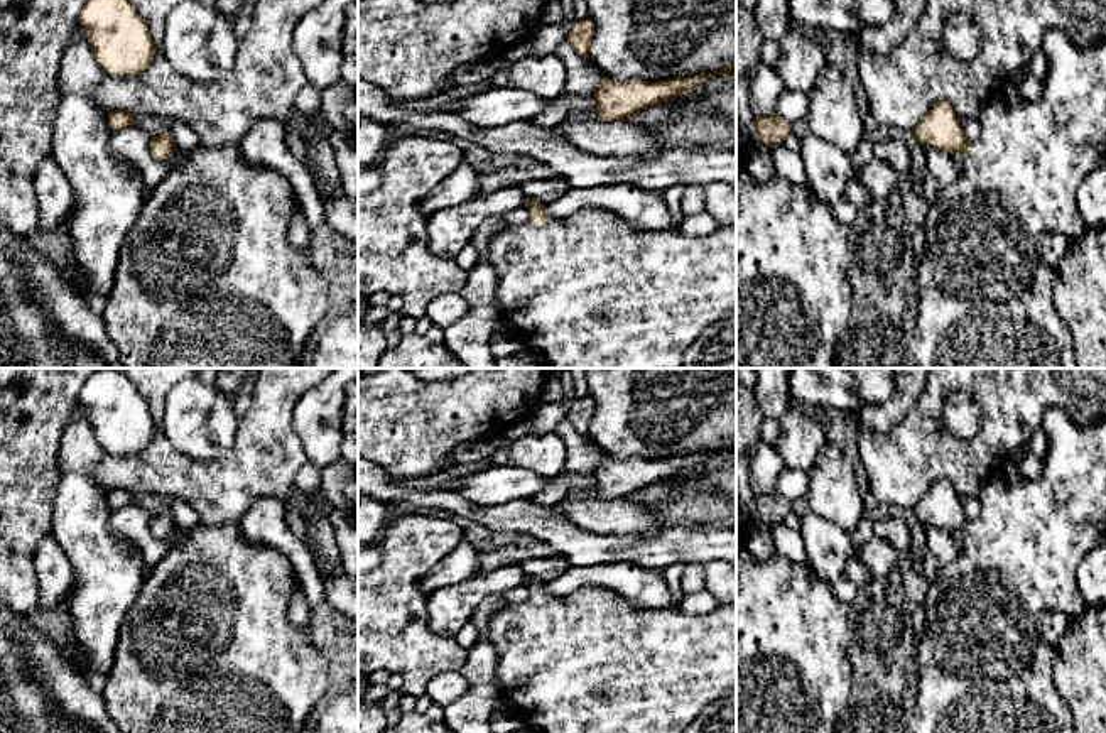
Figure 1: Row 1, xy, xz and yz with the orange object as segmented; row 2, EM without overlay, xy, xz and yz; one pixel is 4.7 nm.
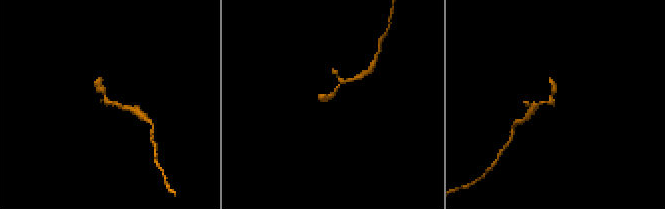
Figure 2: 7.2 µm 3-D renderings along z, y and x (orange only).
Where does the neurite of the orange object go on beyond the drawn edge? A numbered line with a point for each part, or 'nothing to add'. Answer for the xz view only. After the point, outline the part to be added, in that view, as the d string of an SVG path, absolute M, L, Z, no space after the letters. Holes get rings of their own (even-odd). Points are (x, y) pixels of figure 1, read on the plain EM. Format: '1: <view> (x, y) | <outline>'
1: xz (588, 662) | M588 586L562 598L547 595L542 603L527 600L508 605L491 616L486 637L496 652L496 682L503 699L522 713L527 730L535 733L684 733L709 703L736 689L736 601L718 605L706 615L689 615L679 606L638 608L611 589Z

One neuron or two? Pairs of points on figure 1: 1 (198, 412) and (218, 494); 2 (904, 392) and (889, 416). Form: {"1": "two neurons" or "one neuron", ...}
{"1": "two neurons", "2": "one neuron"}

